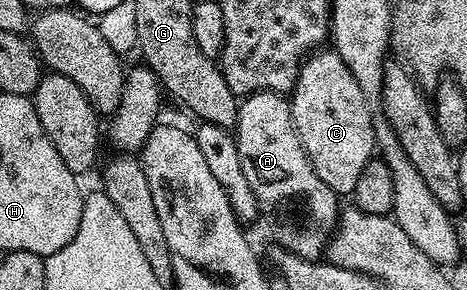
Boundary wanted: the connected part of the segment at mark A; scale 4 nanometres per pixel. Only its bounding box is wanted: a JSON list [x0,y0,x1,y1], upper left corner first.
[232,91,340,260]

